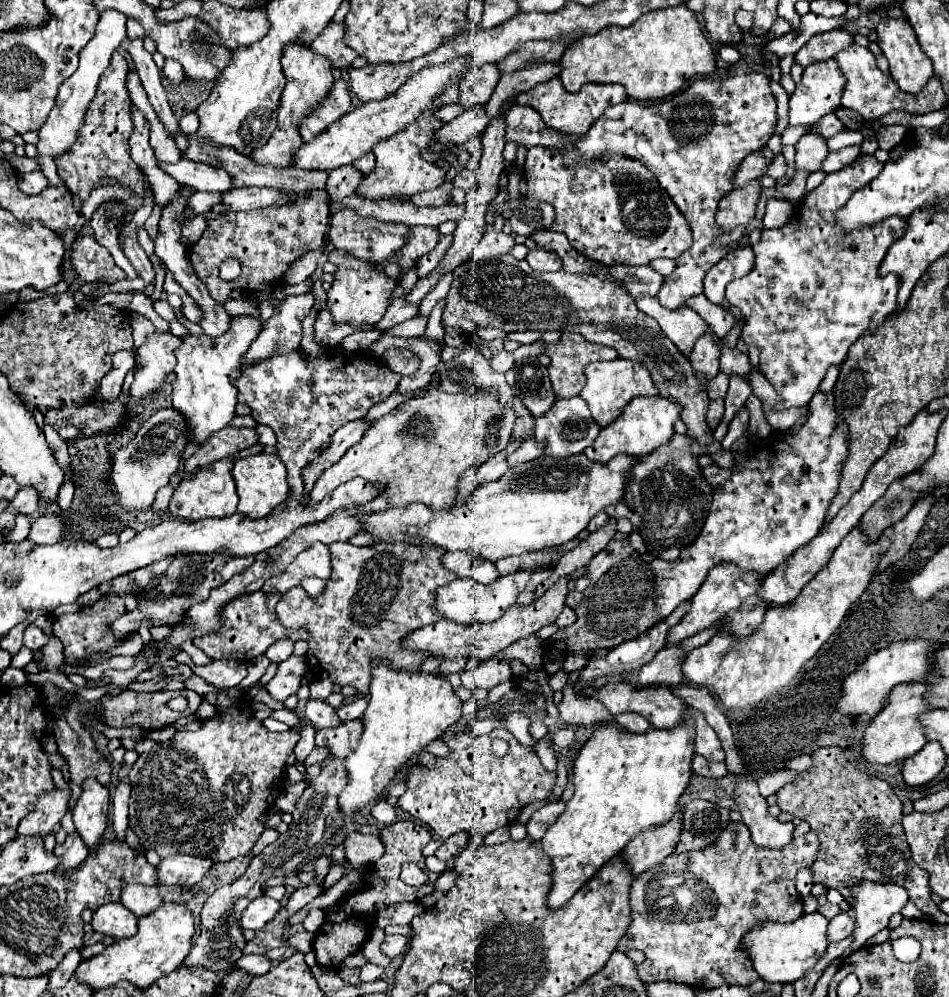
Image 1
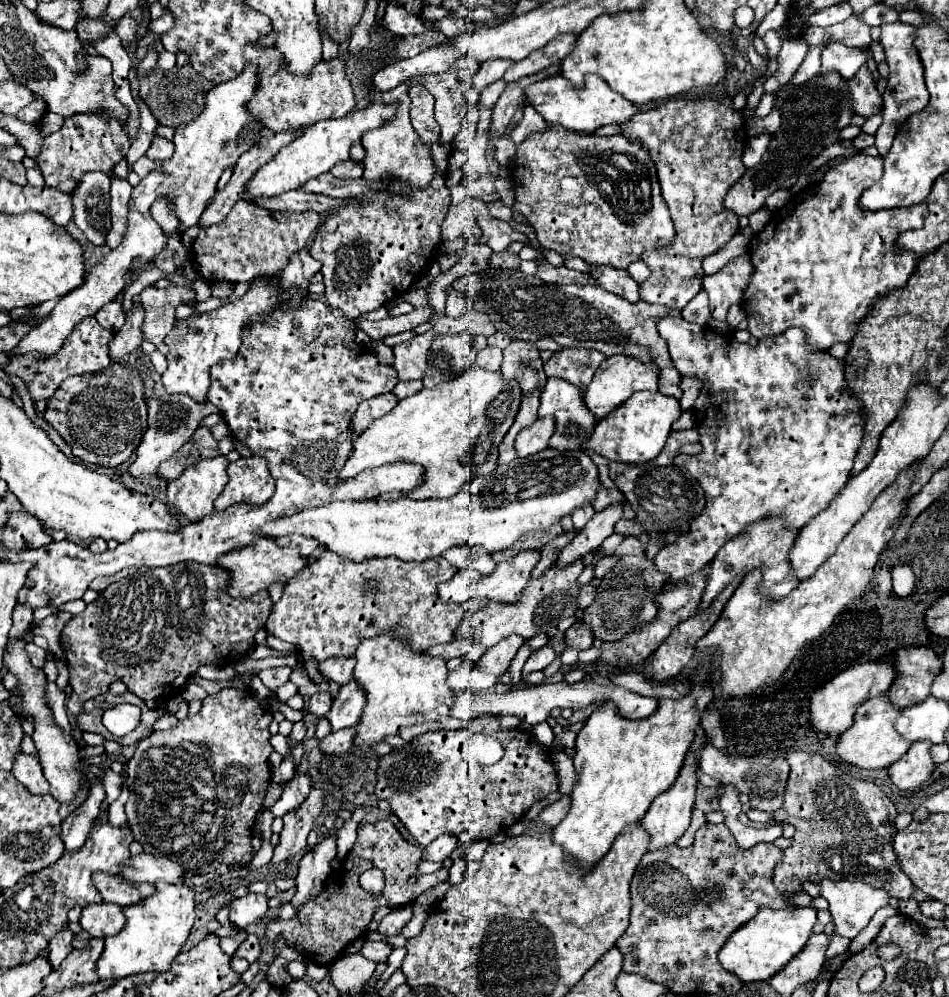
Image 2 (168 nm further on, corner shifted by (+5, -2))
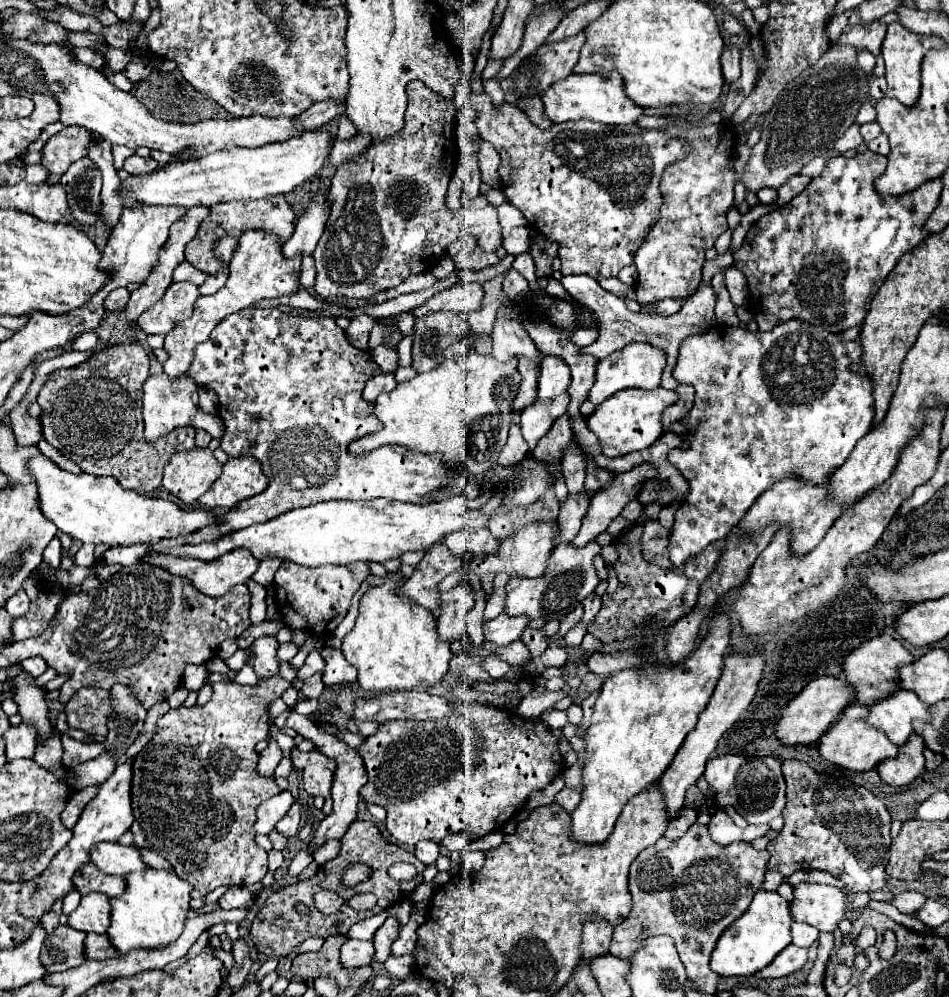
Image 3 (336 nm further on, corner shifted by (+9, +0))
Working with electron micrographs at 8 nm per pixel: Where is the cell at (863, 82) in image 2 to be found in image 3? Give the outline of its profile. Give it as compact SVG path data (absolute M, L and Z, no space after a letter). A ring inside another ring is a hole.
M863 51L863 53L857 55L857 63L859 63L859 69L861 69L865 75L871 75L871 73L873 73L873 67L875 67L875 57L869 55L867 51Z

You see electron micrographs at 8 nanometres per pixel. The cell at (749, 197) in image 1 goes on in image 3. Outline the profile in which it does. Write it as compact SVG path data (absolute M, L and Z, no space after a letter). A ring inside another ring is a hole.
M829 47L811 69L805 69L787 85L787 89L783 89L771 111L765 115L761 139L753 147L751 159L743 169L745 189L749 193L757 193L763 187L779 189L813 157L831 149L845 129L855 123L859 107L869 97L867 93L869 79L859 73L855 53L851 53L851 49Z

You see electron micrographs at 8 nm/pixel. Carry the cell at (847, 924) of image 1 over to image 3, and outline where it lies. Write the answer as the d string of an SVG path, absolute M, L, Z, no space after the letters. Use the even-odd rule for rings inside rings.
M789 945L787 949L783 949L783 953L779 953L779 957L775 957L775 961L771 961L771 965L767 965L767 969L755 973L755 977L757 979L779 979L779 977L793 975L805 969L807 959L809 959L809 949Z

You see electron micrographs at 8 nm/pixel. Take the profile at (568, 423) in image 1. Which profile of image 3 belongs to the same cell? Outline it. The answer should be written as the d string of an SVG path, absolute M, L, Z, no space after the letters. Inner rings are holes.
M543 357L539 369L539 399L551 399L569 391L571 373L567 365L563 365L563 361L559 361L557 357Z

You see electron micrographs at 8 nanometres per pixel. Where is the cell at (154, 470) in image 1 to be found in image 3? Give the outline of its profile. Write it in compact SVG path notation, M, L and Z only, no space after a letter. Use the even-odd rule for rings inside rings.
M165 373L149 377L143 385L143 421L145 421L145 439L149 443L185 425L209 431L213 439L221 439L225 433L223 419L219 415L207 415L199 409L195 381L191 381L189 377L179 377L179 381L171 381Z

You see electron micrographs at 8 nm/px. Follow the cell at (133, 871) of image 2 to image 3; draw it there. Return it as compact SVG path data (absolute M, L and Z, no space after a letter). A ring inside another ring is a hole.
M119 843L97 845L91 849L91 861L107 875L127 875L131 871L149 869L137 847L123 847Z

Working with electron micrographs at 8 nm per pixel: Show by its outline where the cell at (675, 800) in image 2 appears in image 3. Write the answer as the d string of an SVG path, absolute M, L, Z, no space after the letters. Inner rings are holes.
M731 653L725 657L725 669L723 675L705 707L705 711L699 715L697 727L687 735L685 743L679 747L675 761L669 765L667 773L663 773L663 777L659 779L659 789L663 793L663 801L667 803L667 813L669 819L675 819L677 813L683 807L685 801L685 791L687 787L695 785L697 779L703 775L705 771L705 763L711 757L711 753L717 747L717 741L721 739L721 735L741 717L741 713L749 707L751 699L755 697L757 691L757 683L761 679L761 671L763 671L763 655L751 653L751 655L741 655L741 653Z

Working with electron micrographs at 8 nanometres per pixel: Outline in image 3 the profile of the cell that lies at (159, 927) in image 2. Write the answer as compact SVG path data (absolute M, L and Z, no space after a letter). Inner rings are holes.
M157 869L129 873L125 879L125 893L111 899L111 927L107 931L119 957L125 957L133 949L163 949L167 943L173 943L183 931L193 887L175 873Z

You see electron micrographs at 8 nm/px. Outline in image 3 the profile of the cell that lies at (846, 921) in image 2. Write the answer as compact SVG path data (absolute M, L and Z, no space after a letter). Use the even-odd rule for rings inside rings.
M801 883L793 891L793 917L817 927L819 931L835 931L839 921L847 915L849 899L839 887Z

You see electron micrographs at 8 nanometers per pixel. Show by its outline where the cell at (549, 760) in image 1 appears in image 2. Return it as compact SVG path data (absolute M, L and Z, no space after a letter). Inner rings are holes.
M549 723L535 725L535 727L533 727L533 733L535 733L535 737L537 737L537 741L539 741L541 745L545 745L545 747L551 749L551 743L553 743L553 737L555 737L555 735L553 735Z

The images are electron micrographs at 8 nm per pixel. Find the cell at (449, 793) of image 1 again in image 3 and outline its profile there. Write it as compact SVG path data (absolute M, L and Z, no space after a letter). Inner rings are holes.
M475 703L453 705L455 715L443 721L393 721L365 739L359 753L369 775L361 795L387 811L387 829L403 845L415 847L423 839L441 841L449 833L465 833L469 841L501 831L527 803L533 791L547 787L563 769L557 739L541 719L523 719L517 713Z

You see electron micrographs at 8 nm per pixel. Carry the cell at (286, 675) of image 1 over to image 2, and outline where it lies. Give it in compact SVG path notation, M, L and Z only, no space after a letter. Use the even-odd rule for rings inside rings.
M269 667L259 671L259 679L269 691L277 691L277 687L285 685L289 681L289 675L291 675L289 667Z

